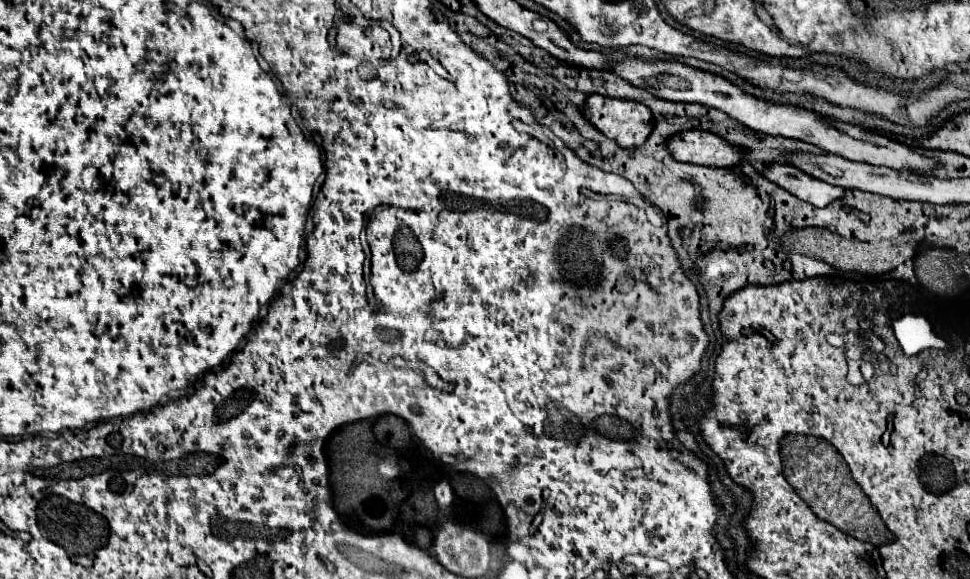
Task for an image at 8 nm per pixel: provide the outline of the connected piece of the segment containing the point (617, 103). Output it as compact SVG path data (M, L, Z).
M589 95L581 107L583 117L619 147L633 149L651 133L651 111L635 101Z

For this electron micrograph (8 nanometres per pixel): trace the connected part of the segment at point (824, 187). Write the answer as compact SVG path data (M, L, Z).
M775 161L775 163L763 165L761 173L769 181L773 181L775 185L783 187L791 195L795 195L801 201L807 201L807 203L811 203L815 207L829 205L831 201L839 199L843 195L843 191L845 191L841 187L833 187L829 183L815 181L813 177L807 177L803 171L787 165L787 163L777 163Z

